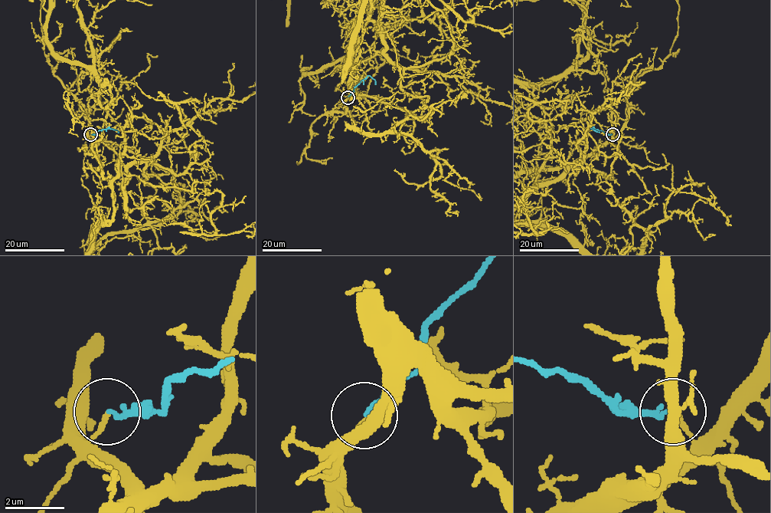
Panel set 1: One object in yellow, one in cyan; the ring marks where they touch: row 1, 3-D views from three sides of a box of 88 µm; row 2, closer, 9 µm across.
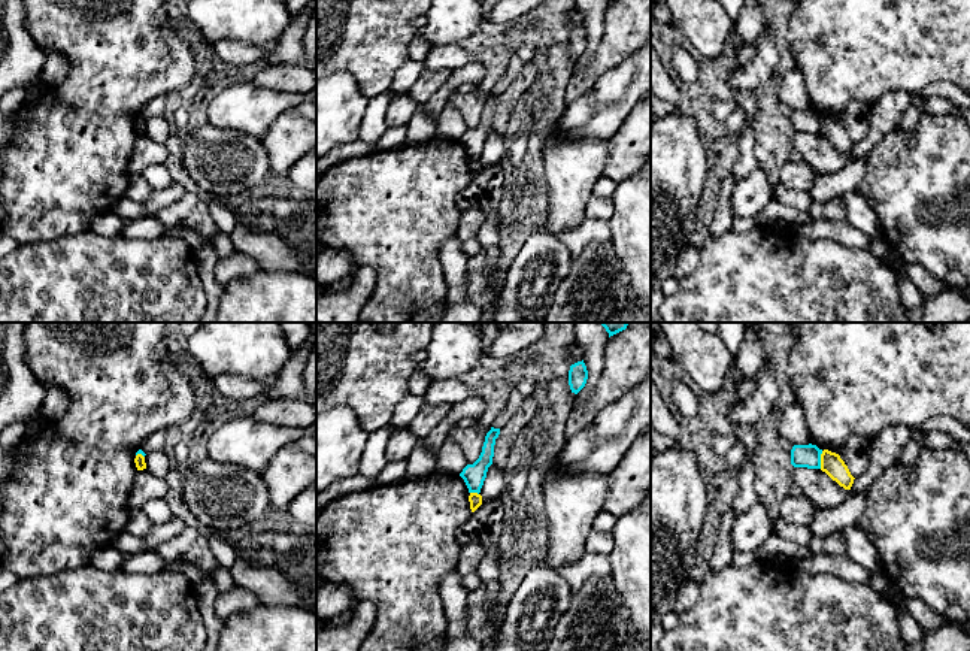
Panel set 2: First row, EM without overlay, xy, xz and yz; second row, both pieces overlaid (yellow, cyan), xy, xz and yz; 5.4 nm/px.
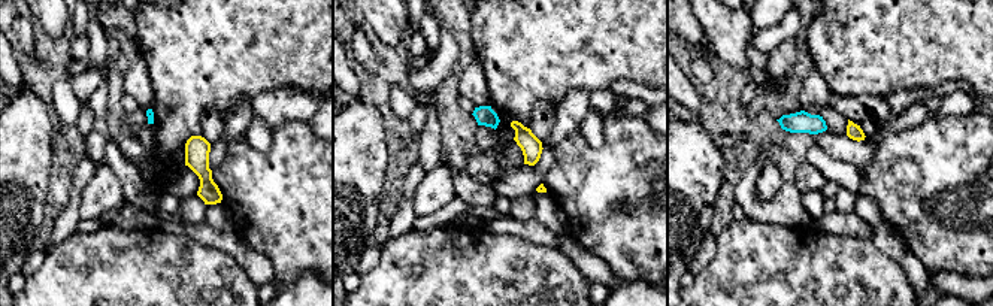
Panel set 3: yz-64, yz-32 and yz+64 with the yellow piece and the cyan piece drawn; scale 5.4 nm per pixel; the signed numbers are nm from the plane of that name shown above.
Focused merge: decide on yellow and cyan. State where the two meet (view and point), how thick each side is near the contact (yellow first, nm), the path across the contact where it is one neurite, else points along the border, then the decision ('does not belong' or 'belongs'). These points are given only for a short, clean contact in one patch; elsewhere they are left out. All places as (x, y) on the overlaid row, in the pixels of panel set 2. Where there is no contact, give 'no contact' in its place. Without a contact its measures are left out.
meets yellow in yz at (821, 460); 120 nm thick on the yellow side, 130 nm on the other; border along yz (823, 451), (820, 468); does not belong

